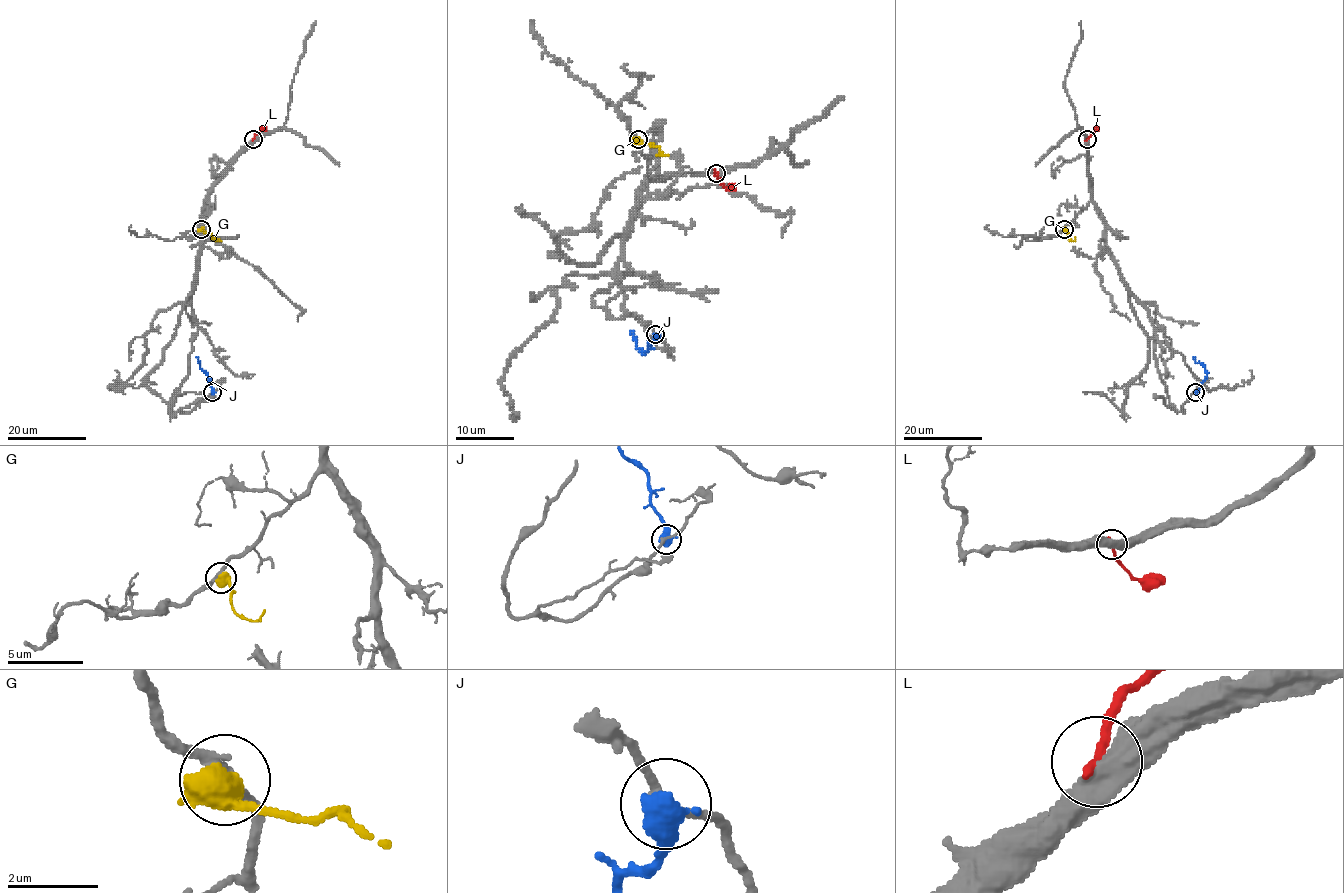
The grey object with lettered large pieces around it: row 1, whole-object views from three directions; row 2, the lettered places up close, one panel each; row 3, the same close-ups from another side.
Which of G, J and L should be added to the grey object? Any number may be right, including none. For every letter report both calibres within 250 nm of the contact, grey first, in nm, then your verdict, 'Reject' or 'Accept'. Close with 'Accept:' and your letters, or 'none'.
G: Thickness 240 nm (grey) against 700 nm. Reject
J: Thickness 170 nm (grey) against 650 nm. Accept
L: Thickness 550 nm (grey) against 240 nm. Reject
Accept: J

